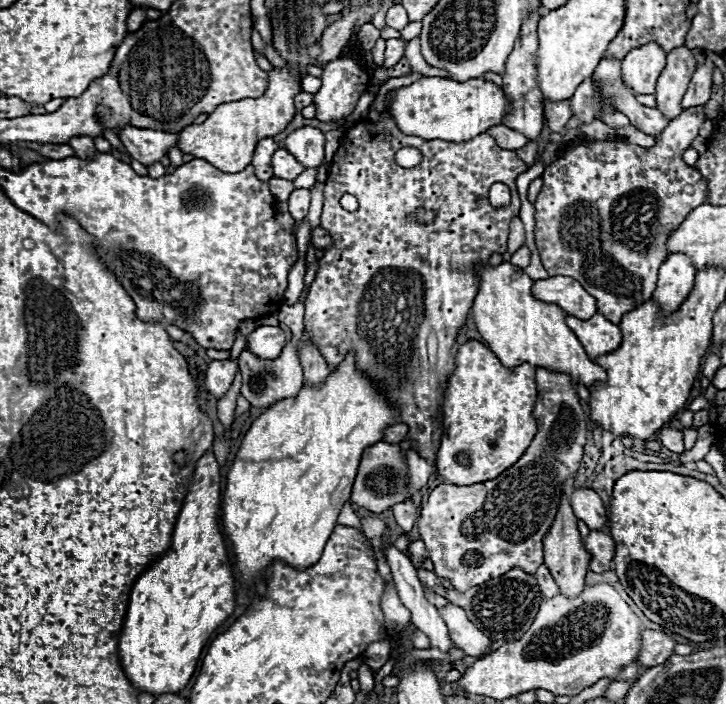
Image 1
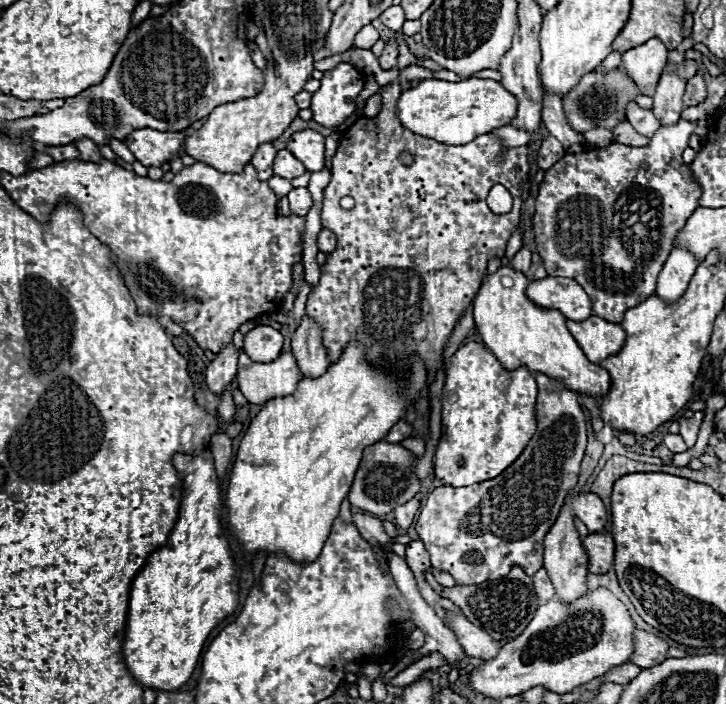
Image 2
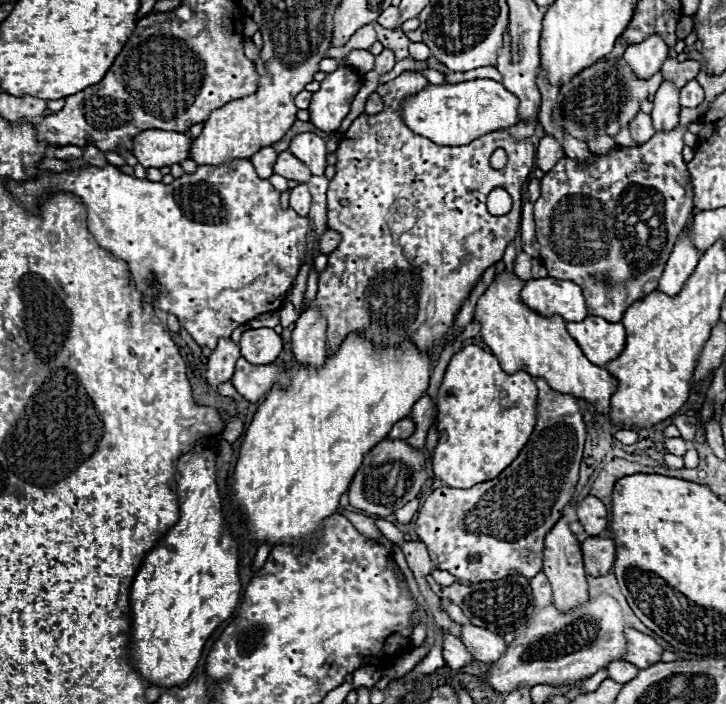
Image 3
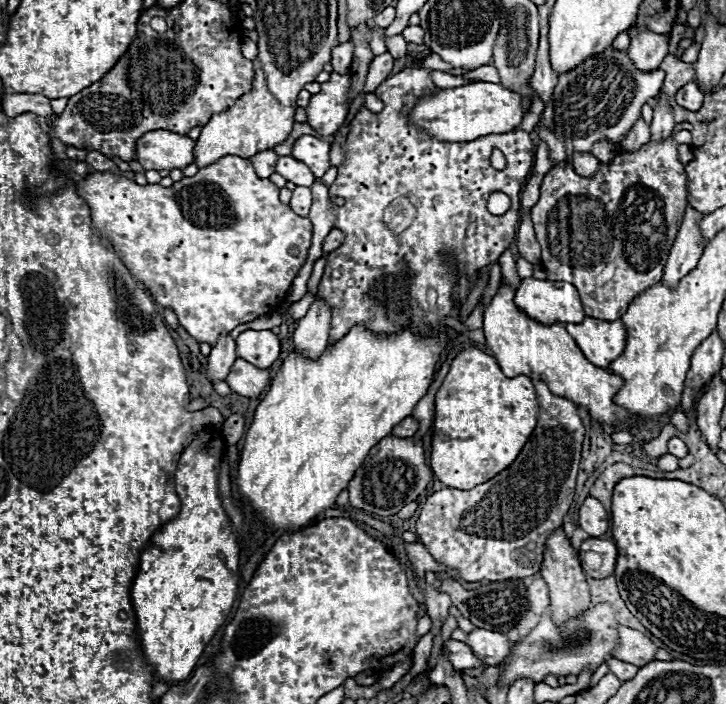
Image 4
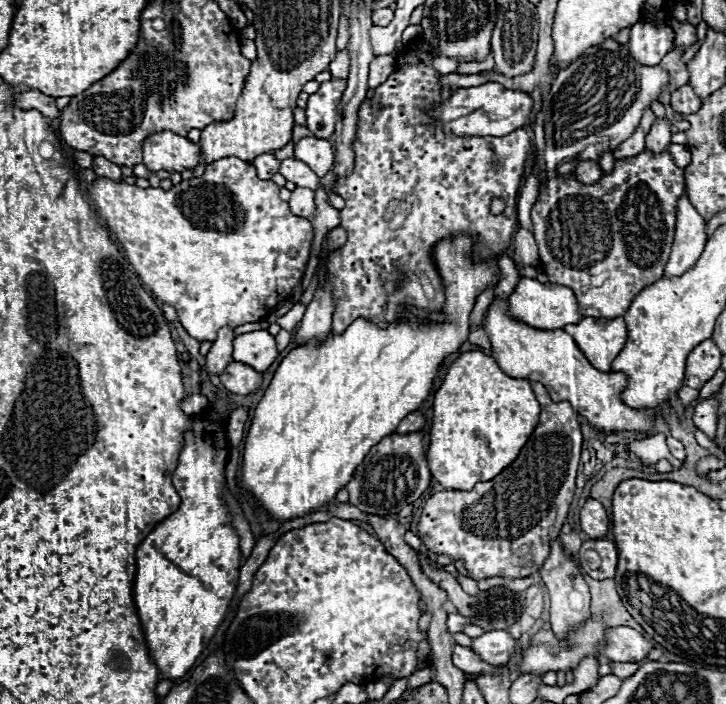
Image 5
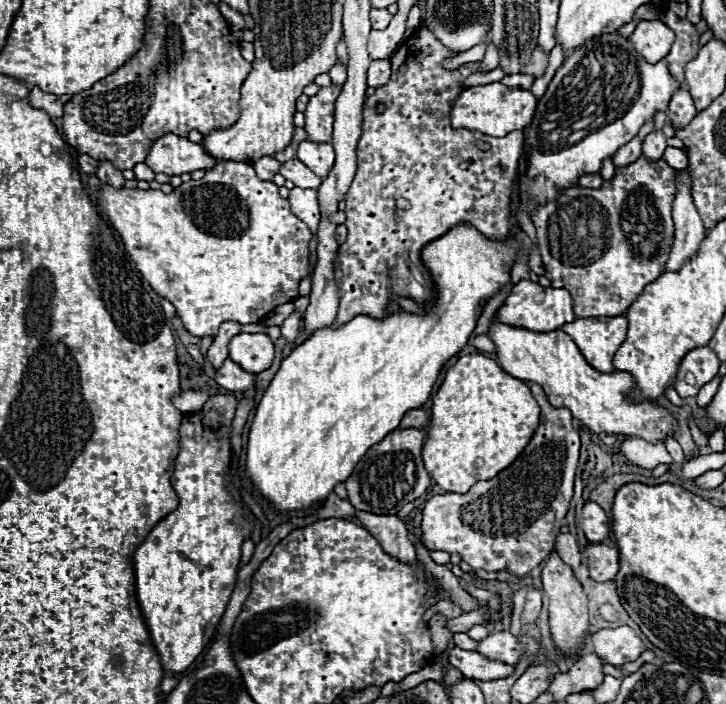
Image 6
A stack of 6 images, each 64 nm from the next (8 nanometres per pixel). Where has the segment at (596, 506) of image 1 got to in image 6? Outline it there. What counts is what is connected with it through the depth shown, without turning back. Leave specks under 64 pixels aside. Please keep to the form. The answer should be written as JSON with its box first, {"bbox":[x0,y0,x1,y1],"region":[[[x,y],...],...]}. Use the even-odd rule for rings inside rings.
{"bbox":[578,502,610,544],"region":[[[586,502],[586,506],[582,508],[582,512],[578,516],[578,524],[584,530],[586,538],[594,544],[606,540],[610,534],[608,516],[596,502]]]}

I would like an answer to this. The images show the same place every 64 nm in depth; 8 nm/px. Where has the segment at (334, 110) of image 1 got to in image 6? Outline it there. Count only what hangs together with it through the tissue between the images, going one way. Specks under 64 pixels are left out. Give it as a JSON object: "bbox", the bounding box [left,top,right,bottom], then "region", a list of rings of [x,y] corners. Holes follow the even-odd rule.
{"bbox":[304,86,342,144],"region":[[[328,86],[320,88],[316,96],[310,98],[308,108],[304,112],[306,116],[306,126],[304,130],[308,132],[308,140],[316,144],[324,144],[332,140],[332,124],[334,124],[334,104],[340,94],[342,86]]]}

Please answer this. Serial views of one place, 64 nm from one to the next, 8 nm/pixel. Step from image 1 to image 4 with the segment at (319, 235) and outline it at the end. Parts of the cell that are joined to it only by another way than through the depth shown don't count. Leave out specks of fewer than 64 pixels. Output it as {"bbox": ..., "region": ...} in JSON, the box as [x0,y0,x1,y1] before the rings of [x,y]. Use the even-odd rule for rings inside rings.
{"bbox":[324,228,344,254],"region":[[[334,228],[334,230],[326,236],[326,240],[324,240],[324,254],[328,254],[328,252],[340,248],[342,242],[344,242],[344,232],[338,230],[338,228]]]}

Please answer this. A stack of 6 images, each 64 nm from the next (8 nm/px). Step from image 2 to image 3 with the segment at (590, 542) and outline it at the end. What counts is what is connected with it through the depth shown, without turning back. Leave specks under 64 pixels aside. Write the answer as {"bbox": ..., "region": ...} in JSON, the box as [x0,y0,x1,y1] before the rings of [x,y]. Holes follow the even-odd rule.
{"bbox":[580,536,616,576],"region":[[[590,536],[580,546],[584,556],[584,568],[590,576],[606,576],[612,570],[612,564],[616,558],[614,540]]]}

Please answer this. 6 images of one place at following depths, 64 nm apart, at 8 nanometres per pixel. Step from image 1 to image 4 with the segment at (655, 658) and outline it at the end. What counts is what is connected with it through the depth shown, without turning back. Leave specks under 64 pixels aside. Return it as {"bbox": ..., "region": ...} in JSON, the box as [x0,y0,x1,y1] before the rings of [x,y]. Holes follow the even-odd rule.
{"bbox":[612,626,656,666],"region":[[[626,626],[618,628],[618,644],[612,652],[612,658],[618,658],[634,666],[644,666],[648,664],[648,660],[654,660],[654,652],[656,646],[642,632]]]}

